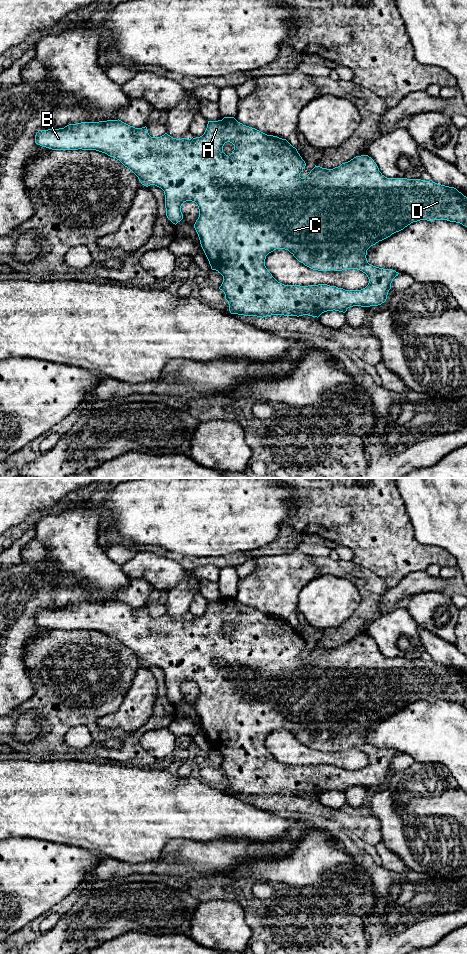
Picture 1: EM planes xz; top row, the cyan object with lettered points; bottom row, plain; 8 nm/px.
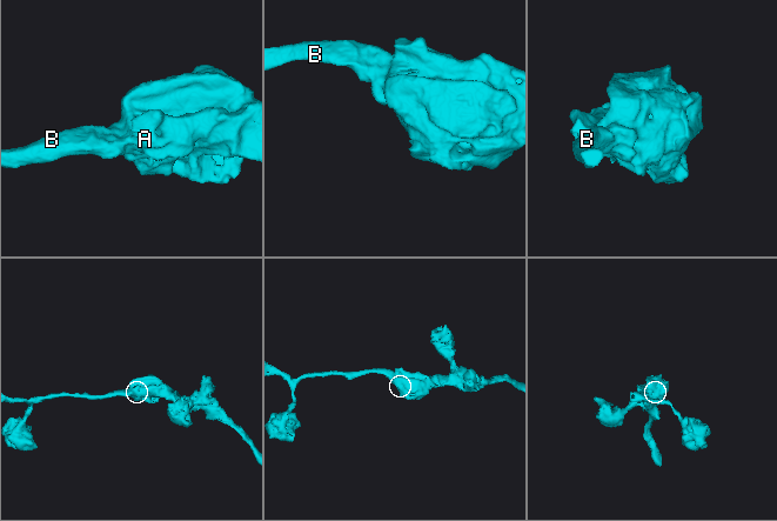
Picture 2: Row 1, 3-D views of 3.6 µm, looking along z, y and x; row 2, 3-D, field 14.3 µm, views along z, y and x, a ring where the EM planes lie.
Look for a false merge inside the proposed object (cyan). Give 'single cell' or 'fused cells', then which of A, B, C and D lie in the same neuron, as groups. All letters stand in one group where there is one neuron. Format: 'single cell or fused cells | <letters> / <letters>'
single cell | A B C D

